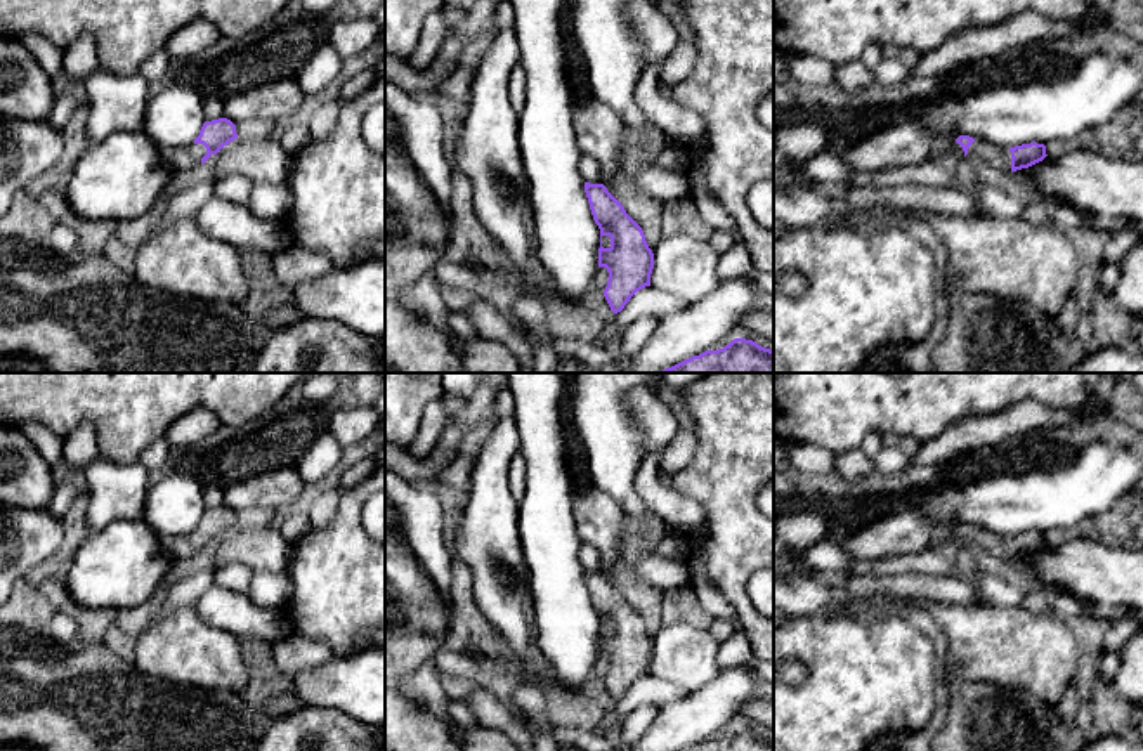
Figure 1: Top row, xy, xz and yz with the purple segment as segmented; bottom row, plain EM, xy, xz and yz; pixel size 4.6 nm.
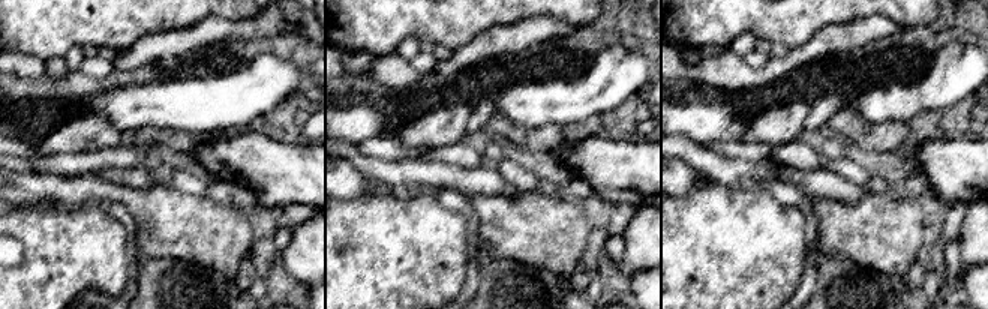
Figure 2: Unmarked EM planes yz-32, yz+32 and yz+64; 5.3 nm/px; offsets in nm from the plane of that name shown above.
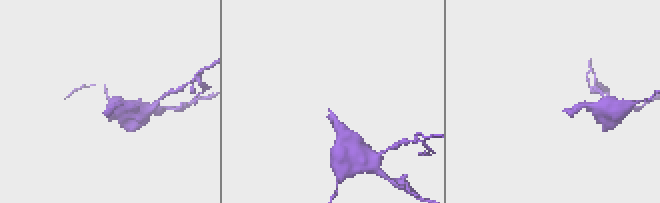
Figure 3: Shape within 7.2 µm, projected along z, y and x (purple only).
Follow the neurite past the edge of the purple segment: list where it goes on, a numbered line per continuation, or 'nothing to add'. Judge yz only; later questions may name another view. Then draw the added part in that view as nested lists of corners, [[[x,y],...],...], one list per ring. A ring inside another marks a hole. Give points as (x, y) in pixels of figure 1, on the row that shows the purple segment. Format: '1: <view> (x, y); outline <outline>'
1: yz (999, 156); outline [[[975,139],[966,158],[973,161],[985,161],[999,170],[1011,172],[1011,151],[1004,146],[996,146],[982,139]]]

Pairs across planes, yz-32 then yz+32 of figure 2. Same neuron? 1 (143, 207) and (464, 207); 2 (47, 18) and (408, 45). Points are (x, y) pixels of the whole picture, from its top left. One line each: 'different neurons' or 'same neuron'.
1: different neurons
2: different neurons

